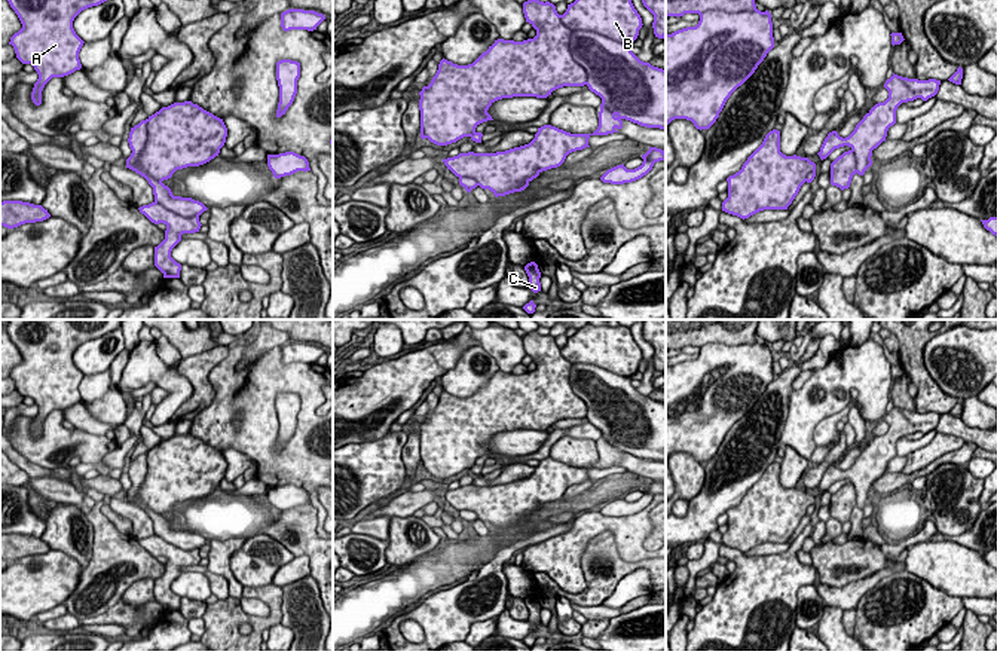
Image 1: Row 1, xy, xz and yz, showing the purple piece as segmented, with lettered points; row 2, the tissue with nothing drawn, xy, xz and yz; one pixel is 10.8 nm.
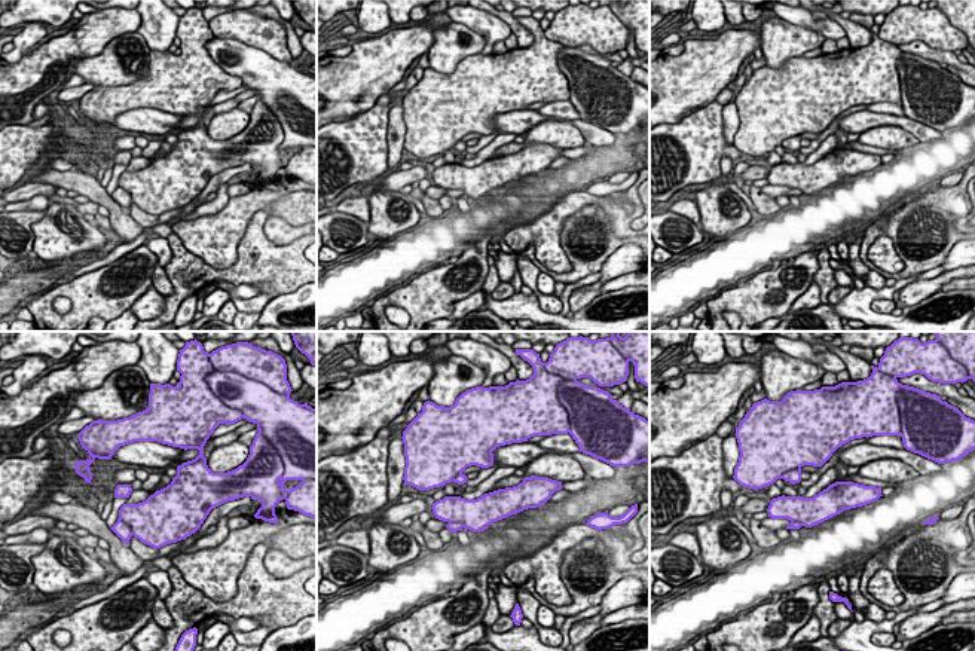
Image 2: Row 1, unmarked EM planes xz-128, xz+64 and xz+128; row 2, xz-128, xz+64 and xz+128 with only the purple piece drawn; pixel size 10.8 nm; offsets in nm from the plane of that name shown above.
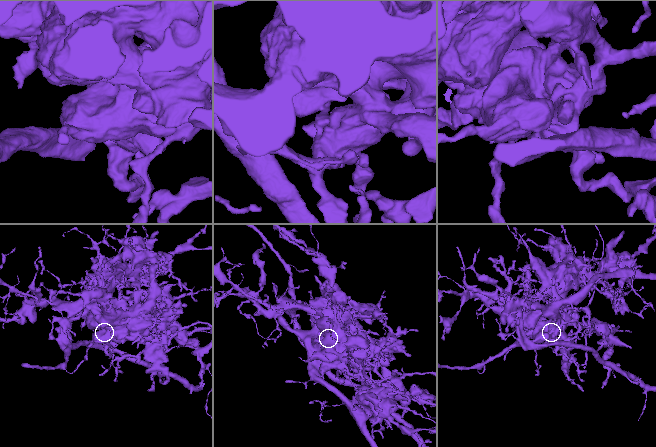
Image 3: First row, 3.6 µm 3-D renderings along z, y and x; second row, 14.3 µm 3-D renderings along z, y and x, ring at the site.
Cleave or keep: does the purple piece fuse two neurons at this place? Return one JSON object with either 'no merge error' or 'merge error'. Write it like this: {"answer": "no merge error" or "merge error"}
{"answer": "merge error"}

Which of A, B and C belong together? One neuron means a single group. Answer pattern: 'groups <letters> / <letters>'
groups A C / B

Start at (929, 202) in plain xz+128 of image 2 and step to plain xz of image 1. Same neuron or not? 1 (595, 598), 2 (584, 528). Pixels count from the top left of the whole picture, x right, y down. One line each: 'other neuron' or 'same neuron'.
1: same neuron
2: other neuron

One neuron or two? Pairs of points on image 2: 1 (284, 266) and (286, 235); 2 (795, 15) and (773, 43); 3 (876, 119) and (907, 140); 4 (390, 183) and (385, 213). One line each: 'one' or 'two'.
1: two
2: two
3: two
4: two

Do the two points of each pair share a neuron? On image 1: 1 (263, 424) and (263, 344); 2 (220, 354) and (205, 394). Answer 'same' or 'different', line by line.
1: different
2: same

